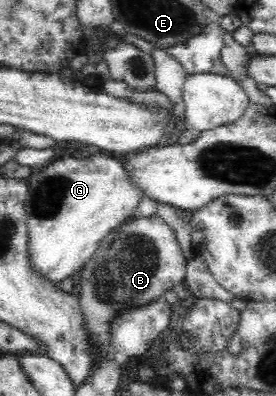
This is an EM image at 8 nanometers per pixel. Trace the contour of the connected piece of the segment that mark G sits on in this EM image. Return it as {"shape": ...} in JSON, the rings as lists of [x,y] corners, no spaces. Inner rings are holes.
{"shape":[[[96,153],[96,155],[86,155],[86,157],[80,157],[80,161],[76,161],[76,159],[60,159],[60,161],[54,161],[54,163],[49,162],[41,171],[42,173],[38,173],[38,175],[31,174],[26,179],[29,188],[25,200],[28,223],[28,264],[30,264],[30,270],[32,270],[37,277],[47,279],[47,282],[51,283],[51,285],[59,285],[64,279],[72,277],[72,275],[75,275],[85,267],[88,259],[90,259],[96,252],[96,249],[98,249],[99,241],[102,238],[105,238],[118,225],[130,221],[130,219],[137,214],[138,205],[144,196],[127,181],[127,173],[125,173],[123,167],[114,158],[108,155],[98,155],[98,153]]]}

